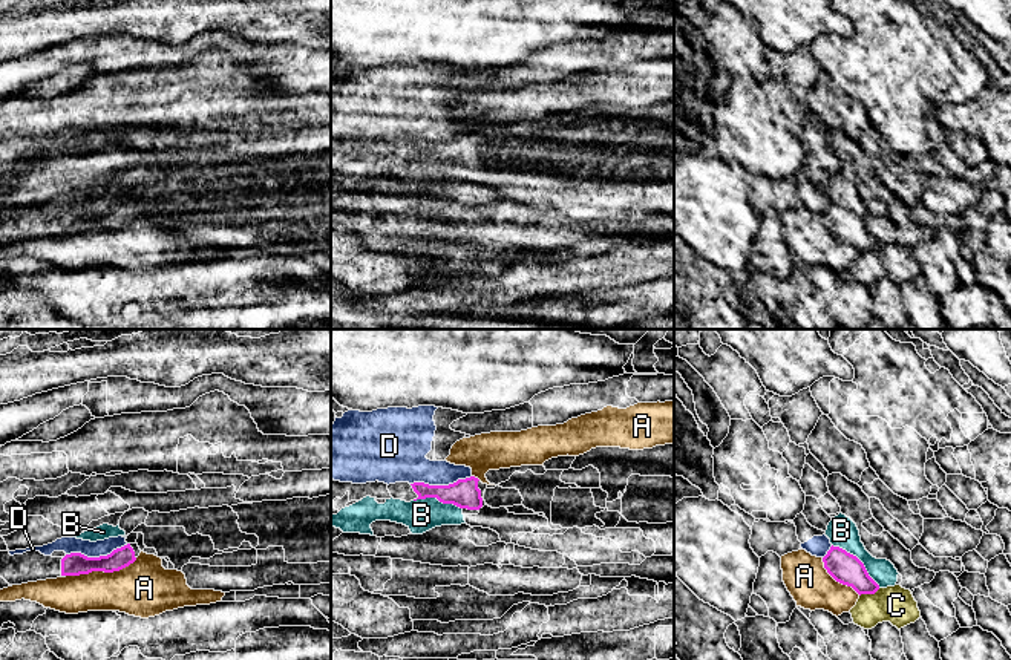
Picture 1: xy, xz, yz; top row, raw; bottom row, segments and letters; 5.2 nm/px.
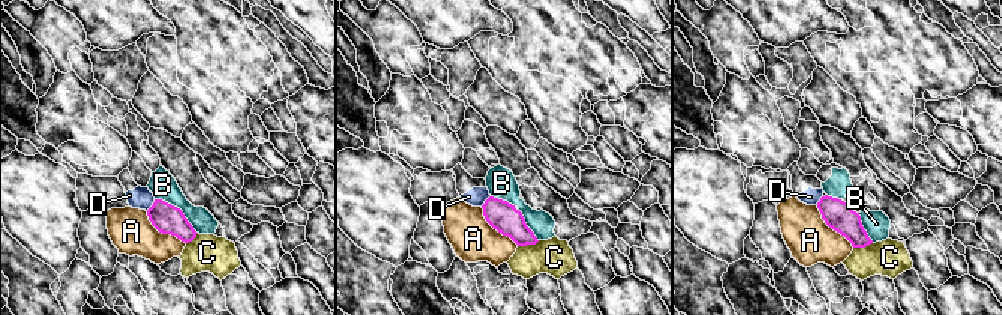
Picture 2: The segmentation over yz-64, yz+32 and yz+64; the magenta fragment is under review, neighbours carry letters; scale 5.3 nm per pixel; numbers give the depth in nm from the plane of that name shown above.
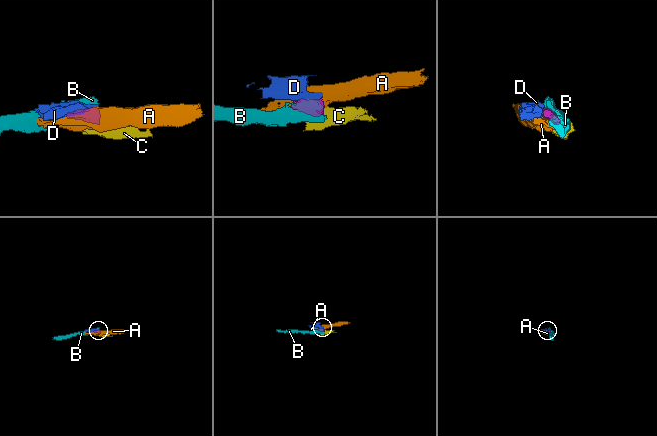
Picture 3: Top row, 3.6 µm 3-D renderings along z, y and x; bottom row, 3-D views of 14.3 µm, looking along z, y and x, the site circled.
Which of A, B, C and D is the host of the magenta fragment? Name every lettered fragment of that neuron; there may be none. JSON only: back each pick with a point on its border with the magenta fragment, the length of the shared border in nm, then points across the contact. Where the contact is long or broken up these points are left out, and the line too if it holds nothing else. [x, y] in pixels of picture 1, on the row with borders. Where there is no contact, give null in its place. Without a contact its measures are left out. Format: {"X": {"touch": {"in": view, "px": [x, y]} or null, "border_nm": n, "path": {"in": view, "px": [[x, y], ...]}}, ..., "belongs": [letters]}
{"belongs": []}

